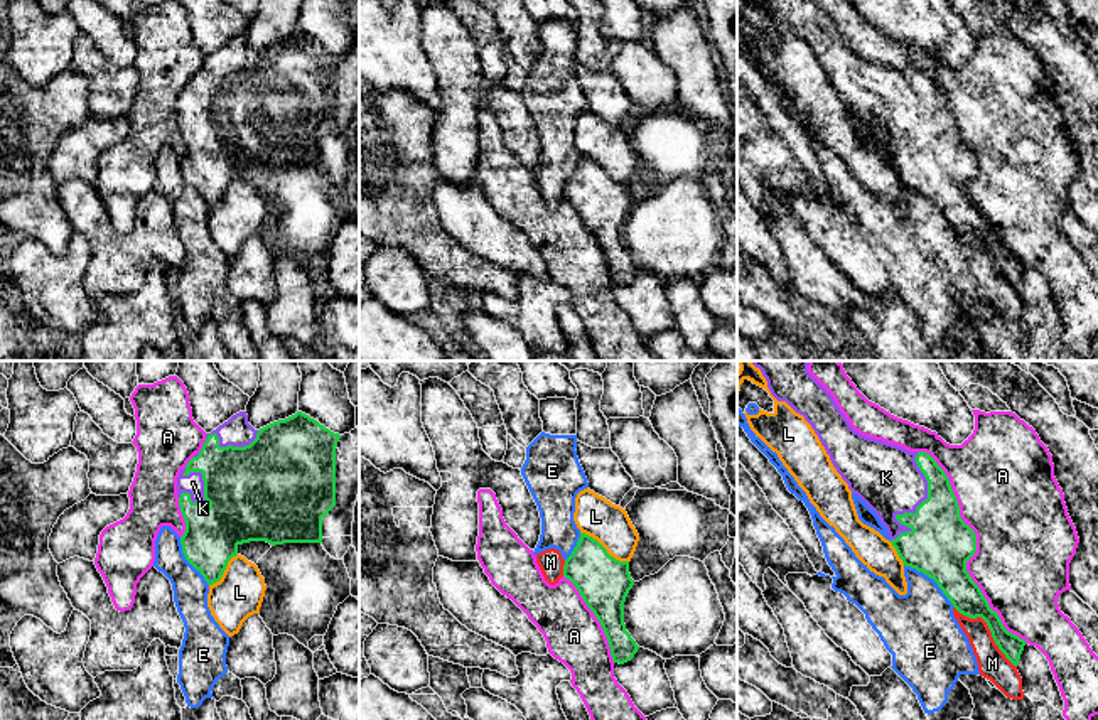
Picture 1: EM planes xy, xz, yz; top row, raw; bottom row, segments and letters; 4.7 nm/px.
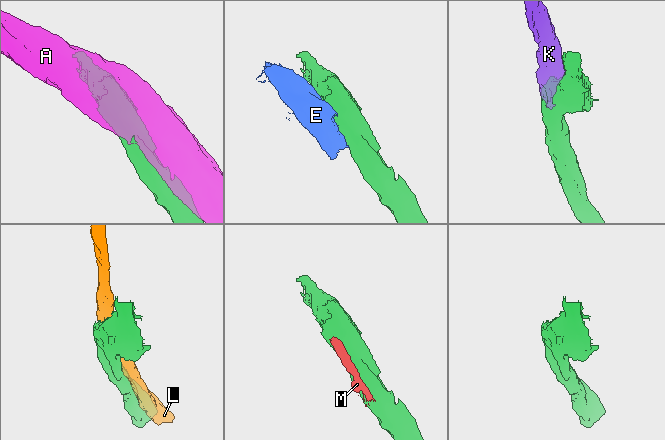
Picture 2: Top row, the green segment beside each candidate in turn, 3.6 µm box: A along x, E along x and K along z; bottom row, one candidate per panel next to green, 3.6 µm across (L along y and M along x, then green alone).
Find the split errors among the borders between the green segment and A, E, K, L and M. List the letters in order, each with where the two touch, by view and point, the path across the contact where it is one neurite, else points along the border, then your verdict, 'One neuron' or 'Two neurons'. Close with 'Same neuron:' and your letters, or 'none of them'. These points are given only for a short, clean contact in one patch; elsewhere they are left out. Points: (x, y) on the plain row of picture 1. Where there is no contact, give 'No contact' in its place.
A: Touches green at yz (975, 169). Two neurons
E: Touches green at yz (931, 199). Two neurons
K: Touches green at yz (918, 128). One neuron
L: Touches green at xz (604, 171). Two neurons
M: Touches green at yz (989, 250). Two neurons
Same neuron: K

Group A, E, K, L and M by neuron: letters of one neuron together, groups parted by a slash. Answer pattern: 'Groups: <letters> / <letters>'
Groups: A / E M / K / L

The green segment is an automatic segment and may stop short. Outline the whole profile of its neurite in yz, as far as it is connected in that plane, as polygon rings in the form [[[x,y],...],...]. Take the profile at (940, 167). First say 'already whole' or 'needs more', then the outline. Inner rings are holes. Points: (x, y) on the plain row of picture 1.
needs more; [[[766,0],[766,3],[778,24],[786,24],[811,47],[848,111],[885,148],[902,185],[933,201],[960,236],[970,241],[982,239],[998,271],[1017,288],[1027,265],[1004,250],[998,236],[990,231],[980,209],[966,194],[966,184],[977,174],[977,157],[961,142],[950,101],[936,83],[926,74],[909,74],[855,54],[833,19],[815,0]]]

